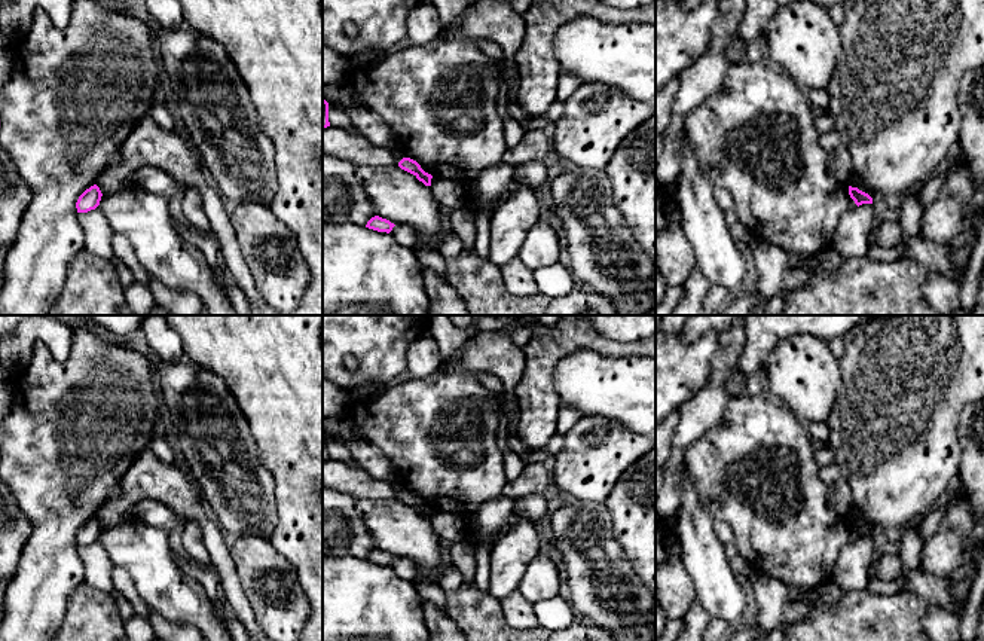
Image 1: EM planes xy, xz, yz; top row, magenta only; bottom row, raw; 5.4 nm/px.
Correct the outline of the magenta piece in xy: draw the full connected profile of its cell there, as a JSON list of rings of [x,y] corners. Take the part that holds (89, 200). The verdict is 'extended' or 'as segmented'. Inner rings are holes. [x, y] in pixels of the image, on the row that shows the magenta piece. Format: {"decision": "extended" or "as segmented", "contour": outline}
{"decision": "as segmented", "contour": [[[97,184],[86,189],[76,202],[77,213],[95,210],[100,205],[101,196],[103,193]]]}

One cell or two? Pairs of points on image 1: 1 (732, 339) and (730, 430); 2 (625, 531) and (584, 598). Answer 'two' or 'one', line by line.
1: two
2: two

